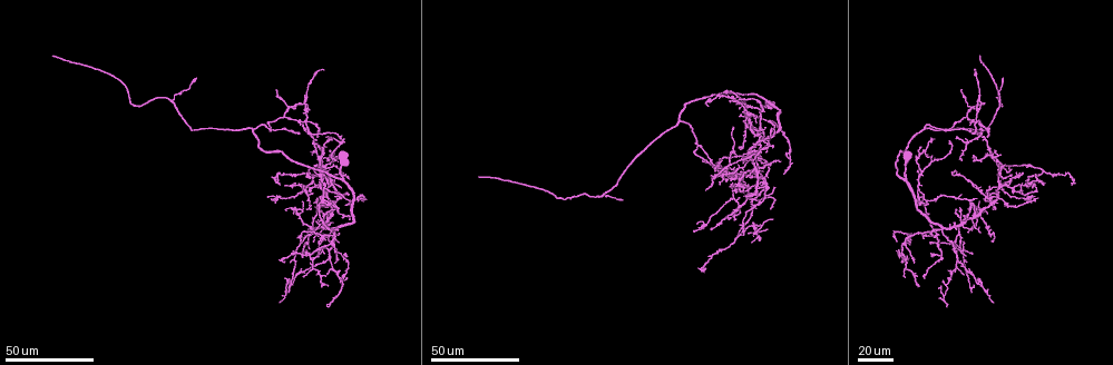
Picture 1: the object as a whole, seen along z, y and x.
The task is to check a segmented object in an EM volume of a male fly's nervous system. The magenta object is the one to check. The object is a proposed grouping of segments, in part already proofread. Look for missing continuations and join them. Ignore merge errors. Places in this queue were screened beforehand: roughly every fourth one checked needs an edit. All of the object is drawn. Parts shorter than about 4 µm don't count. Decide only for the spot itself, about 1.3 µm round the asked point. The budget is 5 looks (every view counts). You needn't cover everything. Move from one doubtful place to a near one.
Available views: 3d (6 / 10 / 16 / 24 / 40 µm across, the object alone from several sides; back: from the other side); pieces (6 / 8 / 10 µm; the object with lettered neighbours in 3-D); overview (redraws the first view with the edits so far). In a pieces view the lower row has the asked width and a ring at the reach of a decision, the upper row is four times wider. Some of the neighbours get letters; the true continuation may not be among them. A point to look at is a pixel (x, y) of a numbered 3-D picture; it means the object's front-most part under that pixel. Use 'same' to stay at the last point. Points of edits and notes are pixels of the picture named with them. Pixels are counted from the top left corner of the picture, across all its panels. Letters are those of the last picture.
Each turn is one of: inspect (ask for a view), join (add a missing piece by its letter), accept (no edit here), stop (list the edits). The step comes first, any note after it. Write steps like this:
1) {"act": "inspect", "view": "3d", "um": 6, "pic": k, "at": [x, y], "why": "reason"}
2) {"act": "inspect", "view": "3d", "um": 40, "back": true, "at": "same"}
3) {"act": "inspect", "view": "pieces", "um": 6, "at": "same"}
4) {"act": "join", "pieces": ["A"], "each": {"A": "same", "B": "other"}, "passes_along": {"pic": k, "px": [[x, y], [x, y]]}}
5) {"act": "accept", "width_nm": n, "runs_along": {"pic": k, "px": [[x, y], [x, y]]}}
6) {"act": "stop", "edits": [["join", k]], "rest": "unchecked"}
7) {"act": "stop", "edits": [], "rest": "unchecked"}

{"act": "inspect", "view": "3d", "um": 40, "pic": 1, "at": [1002, 76], "why": "an open end"}

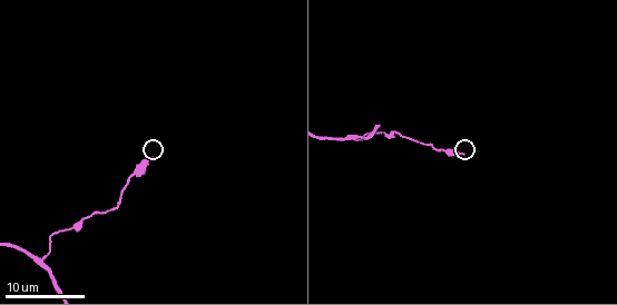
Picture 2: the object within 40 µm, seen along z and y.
{"act": "inspect", "view": "3d", "um": 6, "pic": 2, "at": [466, 152]}

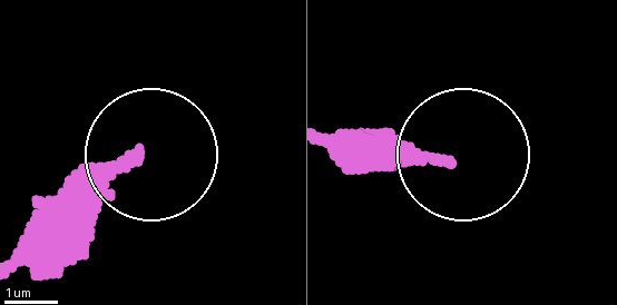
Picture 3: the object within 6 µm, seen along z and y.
{"act": "inspect", "view": "pieces", "um": 8, "pic": 3, "at": [445, 162]}

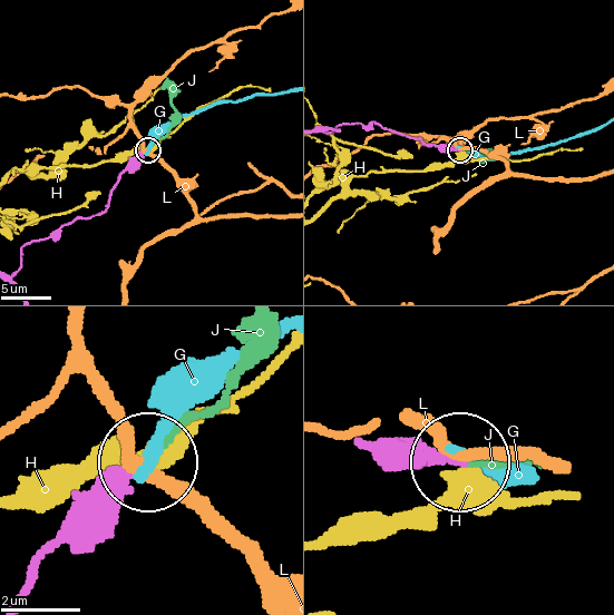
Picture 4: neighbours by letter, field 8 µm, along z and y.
{"act": "join", "pieces": ["J"], "each": {"G": "other", "H": "other", "J": "same", "L": "other"}, "passes_along": {"pic": 4, "px": [[122, 174], [169, 127], [176, 109], [166, 78]]}, "found": "it goes on there"}

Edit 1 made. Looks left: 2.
{"act": "inspect", "view": "3d", "um": 40, "pic": 1, "at": [728, 167], "why": "branch stops here"}

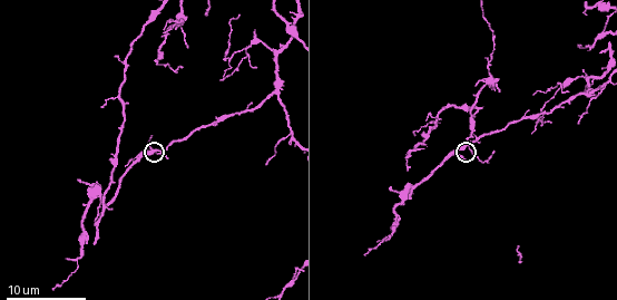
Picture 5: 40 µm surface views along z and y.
{"act": "inspect", "view": "pieces", "um": 10, "pic": 5, "at": [465, 158]}

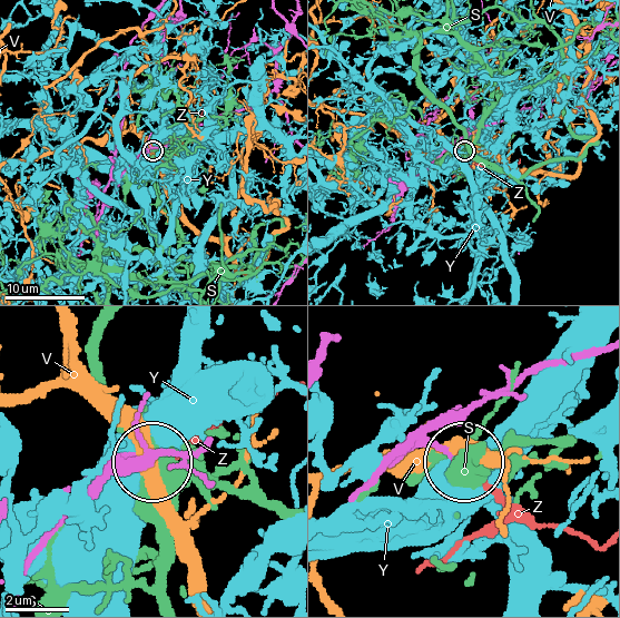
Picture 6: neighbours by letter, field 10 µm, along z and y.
{"act": "join", "pieces": ["Z"], "width_nm": 210, "each": {"S": "other", "V": "other", "Y": "other", "Z": "same"}, "found": "the cell continues"}

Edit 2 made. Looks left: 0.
{"act": "stop", "edits": [["join", 4], ["join", 6]], "rest": "unchecked"}

